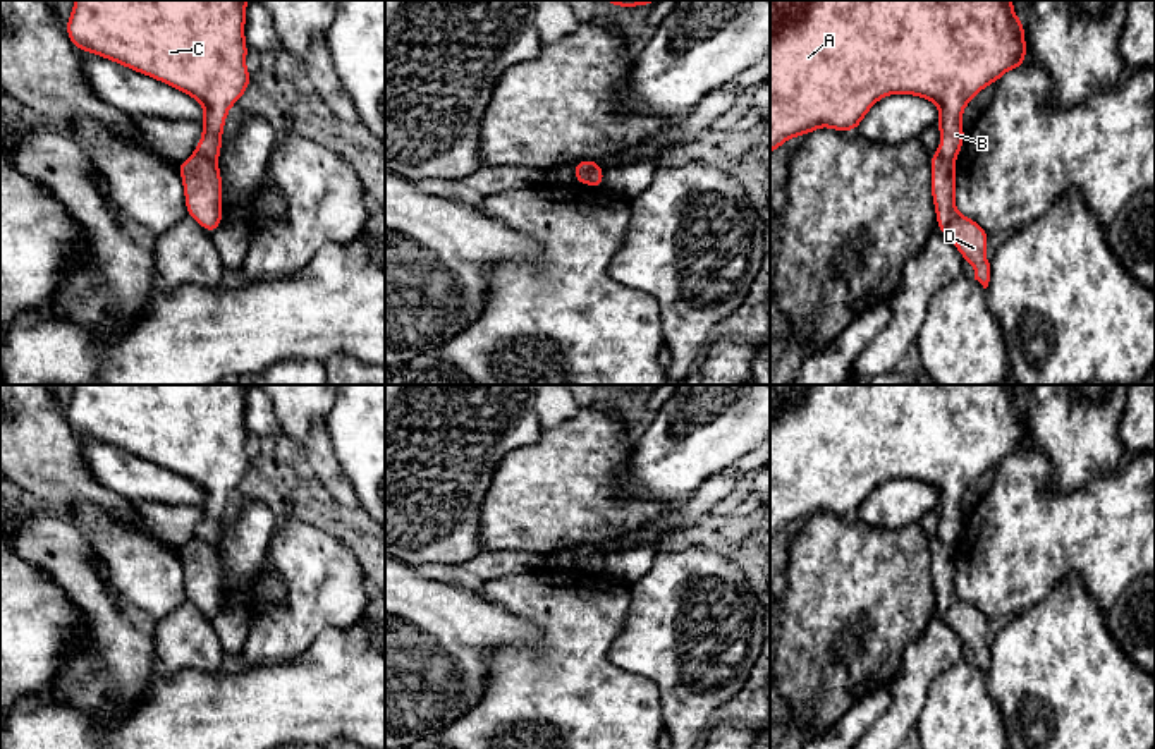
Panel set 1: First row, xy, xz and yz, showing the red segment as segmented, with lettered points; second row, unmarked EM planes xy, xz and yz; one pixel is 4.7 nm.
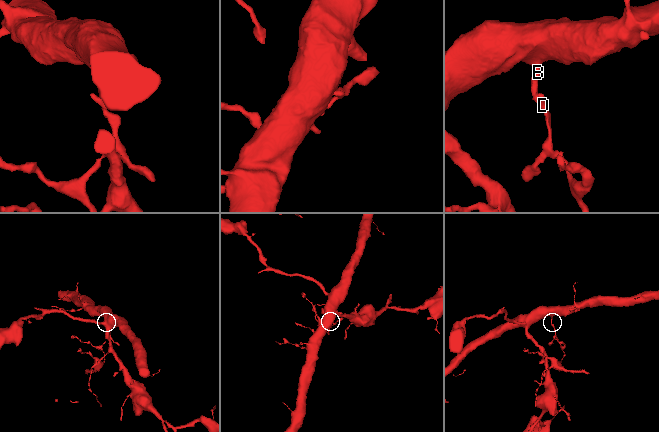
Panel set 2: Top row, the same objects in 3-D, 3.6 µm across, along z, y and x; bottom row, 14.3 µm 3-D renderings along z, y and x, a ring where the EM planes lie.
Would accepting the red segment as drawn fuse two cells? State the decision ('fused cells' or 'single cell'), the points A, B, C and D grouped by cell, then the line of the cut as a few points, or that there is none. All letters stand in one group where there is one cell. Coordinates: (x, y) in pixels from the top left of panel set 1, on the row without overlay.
fused cells | A B C / D | xz (600, 554), (593, 555), (581, 567)

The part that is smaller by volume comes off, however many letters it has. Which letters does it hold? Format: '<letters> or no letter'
D

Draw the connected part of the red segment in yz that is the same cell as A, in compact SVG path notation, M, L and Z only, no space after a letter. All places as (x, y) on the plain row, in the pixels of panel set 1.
M770 385L770 539L794 521L808 521L818 512L840 517L856 515L870 493L889 479L913 479L940 493L938 515L942 543L954 546L962 534L961 508L966 490L988 469L995 469L1007 455L1024 452L1026 424L1023 404L1014 400L1012 385Z

